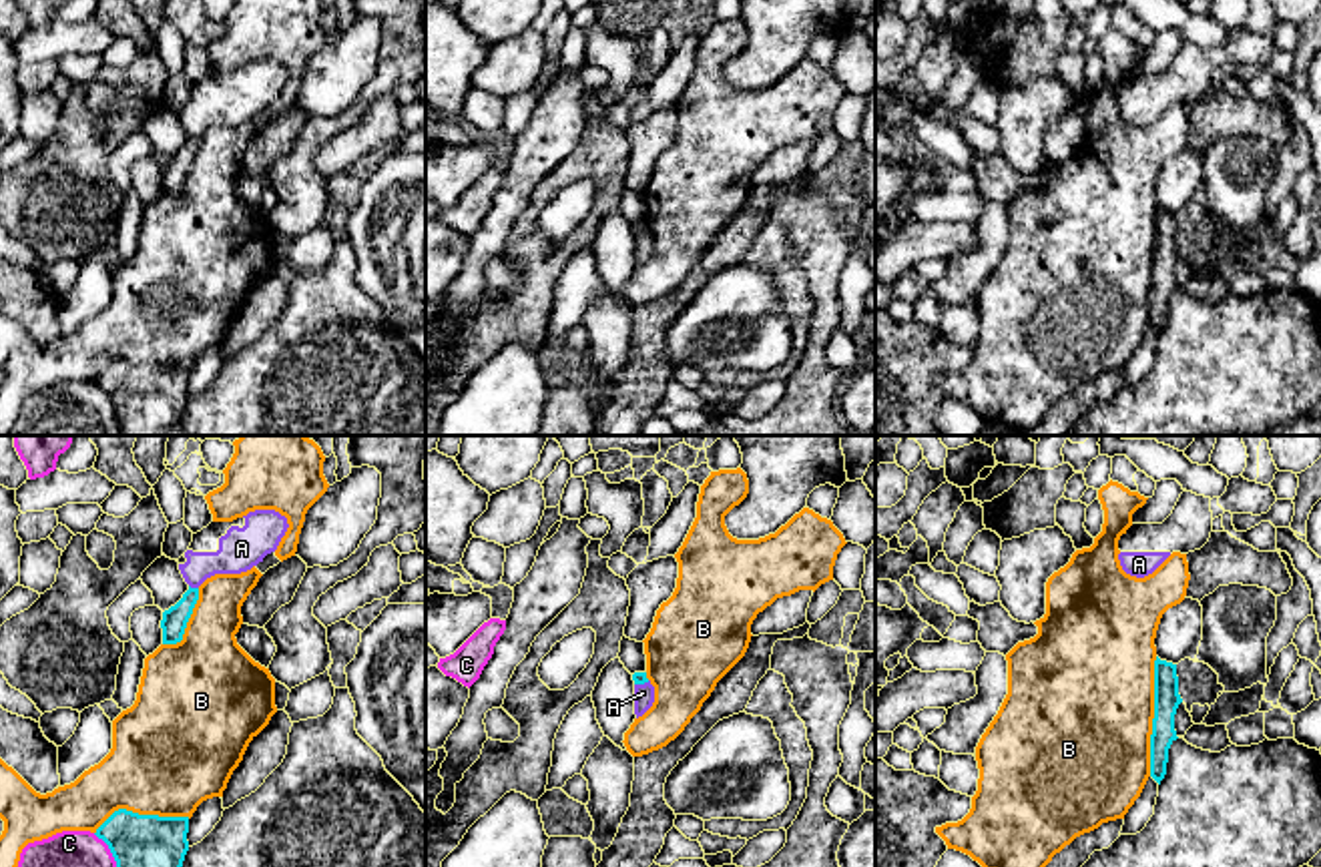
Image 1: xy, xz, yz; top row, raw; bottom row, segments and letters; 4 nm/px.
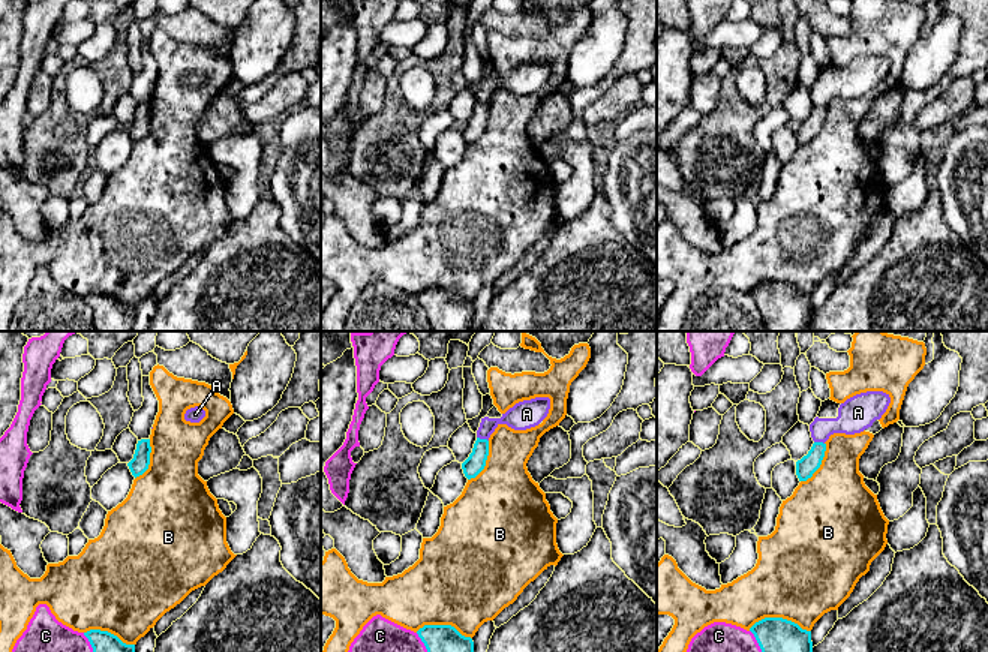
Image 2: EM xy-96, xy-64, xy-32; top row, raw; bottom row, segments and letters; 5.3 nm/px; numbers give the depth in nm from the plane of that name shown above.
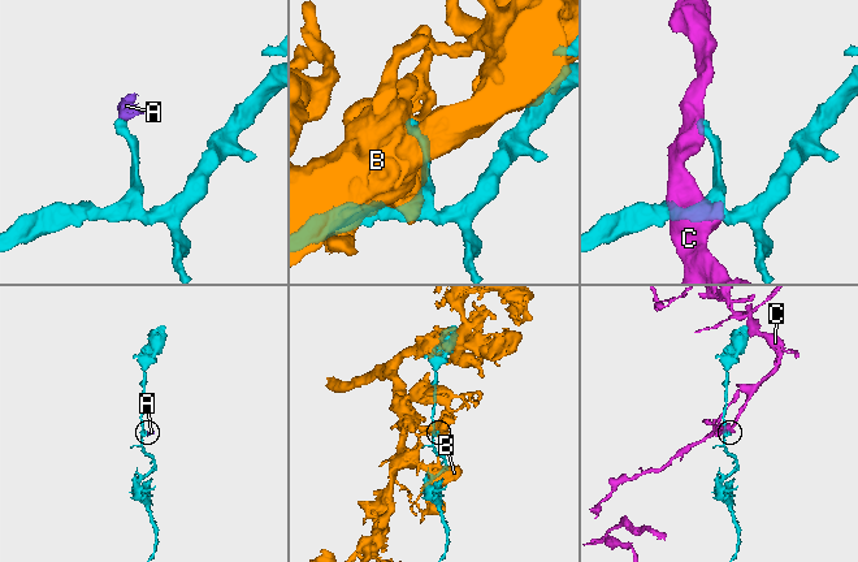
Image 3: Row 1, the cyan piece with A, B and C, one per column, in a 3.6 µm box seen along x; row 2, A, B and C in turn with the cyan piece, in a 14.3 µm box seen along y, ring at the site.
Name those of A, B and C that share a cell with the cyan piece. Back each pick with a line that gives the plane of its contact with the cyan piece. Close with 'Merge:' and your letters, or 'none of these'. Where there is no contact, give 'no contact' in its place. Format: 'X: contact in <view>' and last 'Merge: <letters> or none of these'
Merge: none of these

